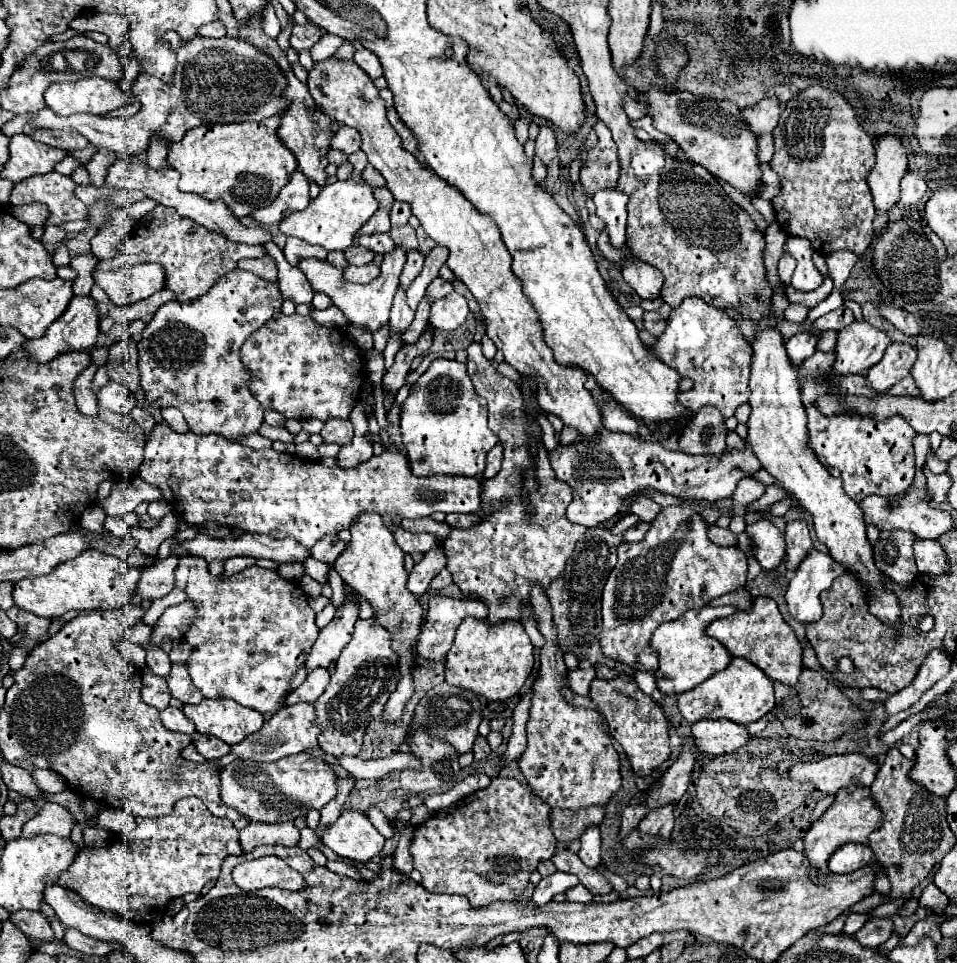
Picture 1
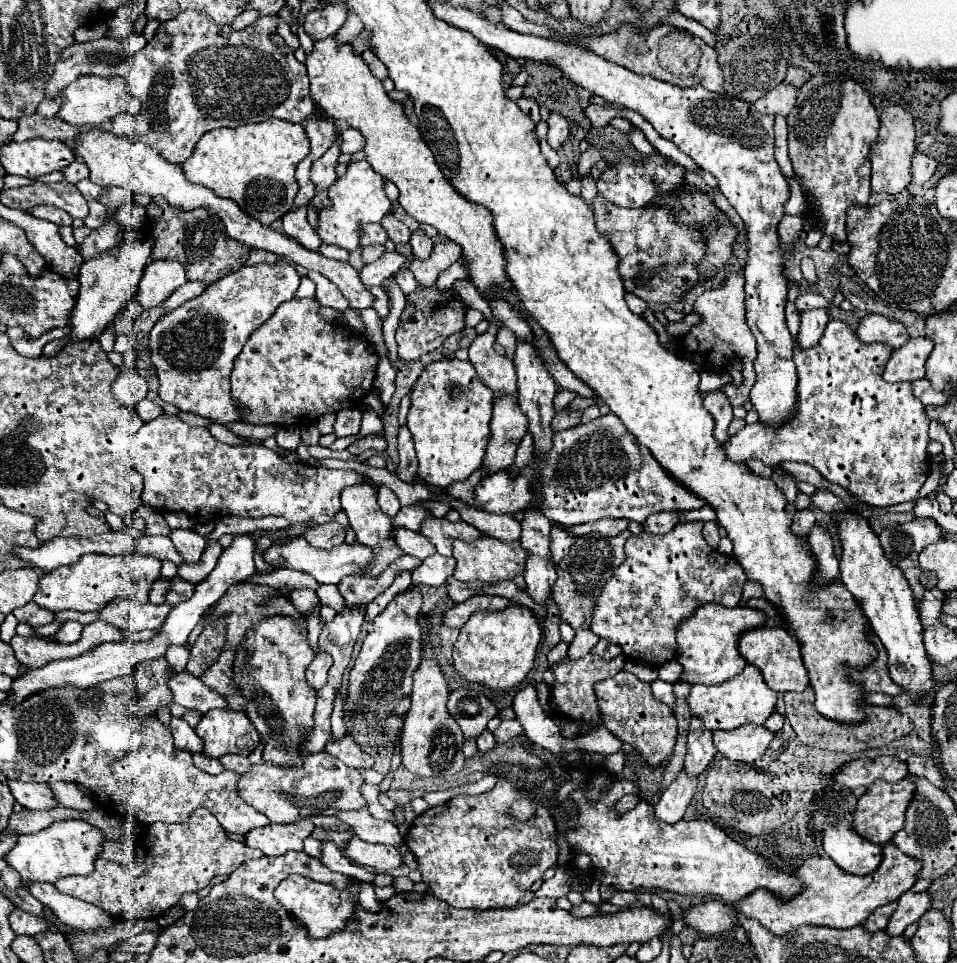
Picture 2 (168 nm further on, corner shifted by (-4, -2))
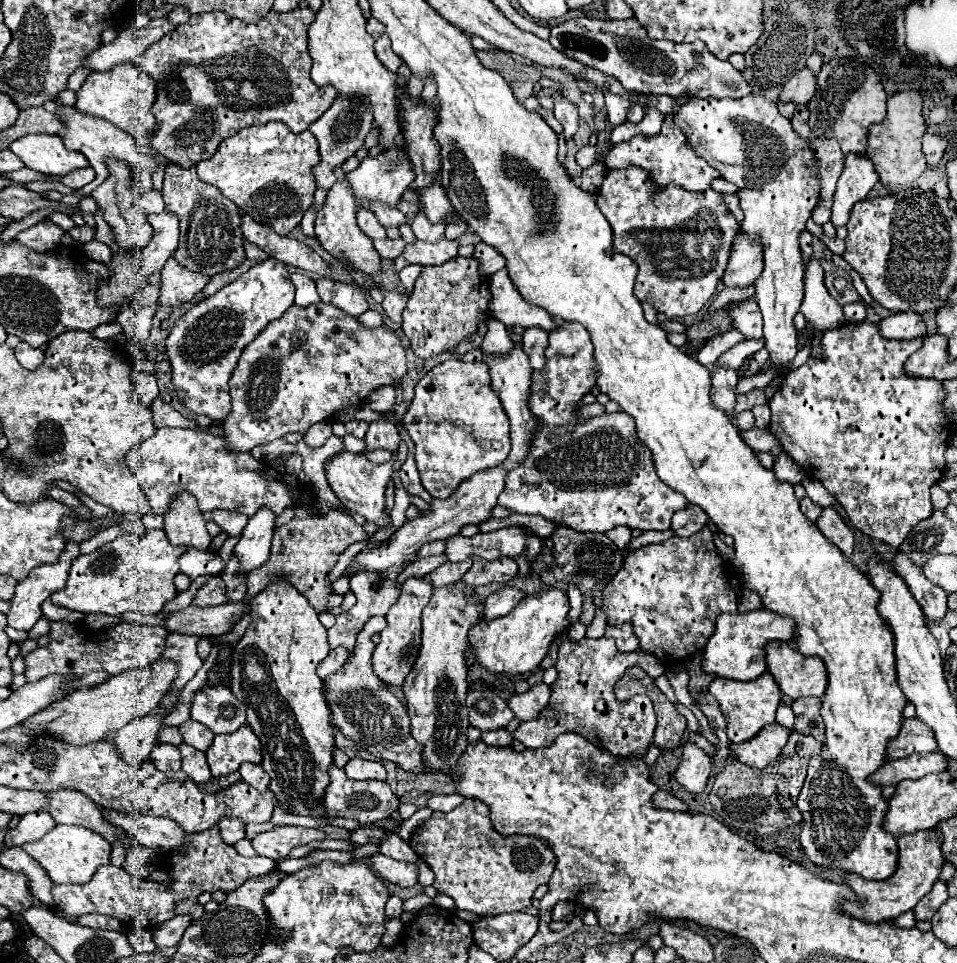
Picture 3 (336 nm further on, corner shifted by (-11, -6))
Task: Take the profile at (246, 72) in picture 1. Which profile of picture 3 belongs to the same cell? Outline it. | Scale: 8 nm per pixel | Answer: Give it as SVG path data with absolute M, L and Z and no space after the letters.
M294 8L278 14L270 12L256 24L234 20L222 12L192 14L186 24L178 24L162 40L152 44L136 62L156 84L156 102L152 112L156 116L156 130L152 134L152 148L168 162L182 168L190 168L200 160L210 158L220 140L234 136L246 126L260 126L280 120L294 134L304 132L314 120L318 120L332 100L338 96L332 88L318 88L310 80L312 60L308 54L306 30L314 22L310 8Z

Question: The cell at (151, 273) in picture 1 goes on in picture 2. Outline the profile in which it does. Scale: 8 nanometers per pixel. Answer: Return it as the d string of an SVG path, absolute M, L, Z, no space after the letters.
M153 260L151 264L147 264L135 296L143 308L153 308L165 302L185 282L187 276L179 262Z

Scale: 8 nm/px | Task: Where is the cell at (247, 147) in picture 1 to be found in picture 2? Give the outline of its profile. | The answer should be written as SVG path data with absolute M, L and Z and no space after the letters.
M271 118L259 124L243 124L237 128L217 128L215 132L203 134L199 144L195 146L193 156L183 162L183 172L187 180L211 188L221 198L231 198L251 218L257 218L261 220L261 224L271 226L275 220L283 218L291 210L295 192L299 188L295 180L295 168L307 154L309 154L309 140L303 126Z

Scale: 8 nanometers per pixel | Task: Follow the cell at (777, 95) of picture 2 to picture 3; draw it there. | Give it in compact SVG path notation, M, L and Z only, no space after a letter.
M804 68L786 82L778 100L792 102L796 106L806 106L814 96L814 92L816 92L816 76L808 68Z

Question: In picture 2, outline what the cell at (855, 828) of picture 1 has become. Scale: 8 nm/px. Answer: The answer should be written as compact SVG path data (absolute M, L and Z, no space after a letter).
M909 778L899 780L895 784L875 782L867 790L867 794L859 798L859 804L855 810L855 830L863 838L873 840L879 846L887 844L895 836L895 832L899 832L905 826L905 812L907 812L907 804L911 804L913 800L913 794L915 794L915 784Z

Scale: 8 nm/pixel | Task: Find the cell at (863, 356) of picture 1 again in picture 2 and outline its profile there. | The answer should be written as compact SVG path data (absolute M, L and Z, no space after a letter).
M869 314L859 322L857 338L867 344L885 342L893 348L901 348L909 340L909 334L901 322L879 314Z

